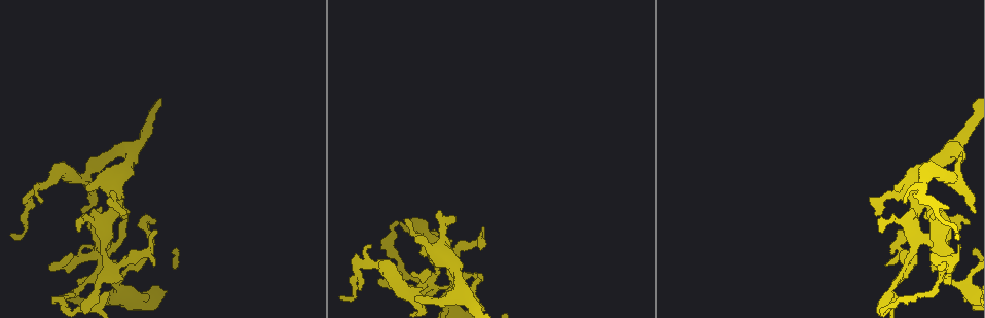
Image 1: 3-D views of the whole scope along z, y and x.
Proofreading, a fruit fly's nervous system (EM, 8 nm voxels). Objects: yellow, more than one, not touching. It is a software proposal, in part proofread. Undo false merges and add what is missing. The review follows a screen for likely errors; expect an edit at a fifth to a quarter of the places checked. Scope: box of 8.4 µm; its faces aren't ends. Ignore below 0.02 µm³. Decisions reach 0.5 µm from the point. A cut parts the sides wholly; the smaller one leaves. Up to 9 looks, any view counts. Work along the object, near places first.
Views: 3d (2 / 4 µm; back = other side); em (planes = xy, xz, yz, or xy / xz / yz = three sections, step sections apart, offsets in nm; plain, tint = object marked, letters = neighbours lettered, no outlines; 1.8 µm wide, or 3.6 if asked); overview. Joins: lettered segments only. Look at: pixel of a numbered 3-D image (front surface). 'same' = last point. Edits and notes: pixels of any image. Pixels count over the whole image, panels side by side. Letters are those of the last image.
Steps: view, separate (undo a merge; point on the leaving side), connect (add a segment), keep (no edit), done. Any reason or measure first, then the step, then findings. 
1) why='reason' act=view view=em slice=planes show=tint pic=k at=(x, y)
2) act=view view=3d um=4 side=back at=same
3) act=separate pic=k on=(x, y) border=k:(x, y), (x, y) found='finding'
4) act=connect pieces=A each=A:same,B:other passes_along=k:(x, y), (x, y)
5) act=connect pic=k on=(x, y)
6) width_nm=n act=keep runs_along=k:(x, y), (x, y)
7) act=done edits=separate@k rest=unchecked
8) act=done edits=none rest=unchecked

act=view view=3d um=2 pic=1 at=(94, 297)

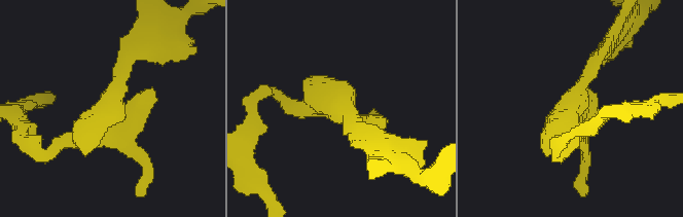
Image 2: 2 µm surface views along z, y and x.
act=view view=em slice=yz step=16 show=tint pic=2 at=(342, 108)

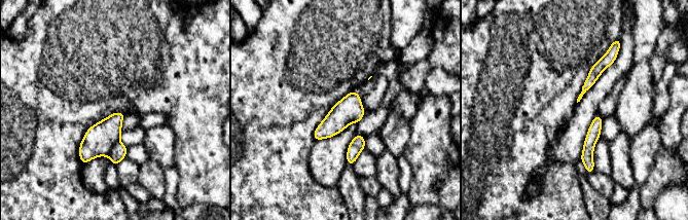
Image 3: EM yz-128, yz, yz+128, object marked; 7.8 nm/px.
act=view view=em slice=planes show=letters at=same

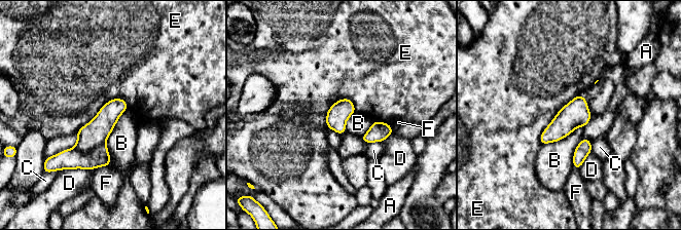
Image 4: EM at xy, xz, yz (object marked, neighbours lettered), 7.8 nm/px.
width_nm=170 act=keep each=A:other,B:other,C:other,D:other,E:other,F:other border=4:(127, 107), (106, 141), (108, 166) found='all the same neuron'

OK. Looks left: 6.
why='an open end' act=view view=em um=3.6 slice=xz step=8 show=letters pic=1 at=(126, 214)

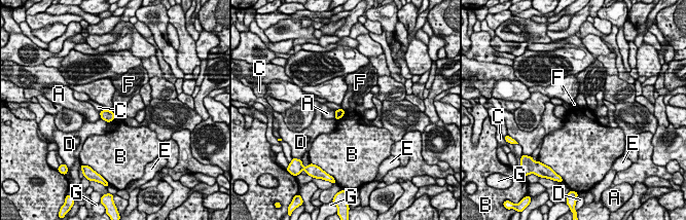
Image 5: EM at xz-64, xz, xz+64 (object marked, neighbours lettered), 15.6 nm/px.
why='cut it another way' act=view view=em um=3.6 slice=planes show=letters at=same

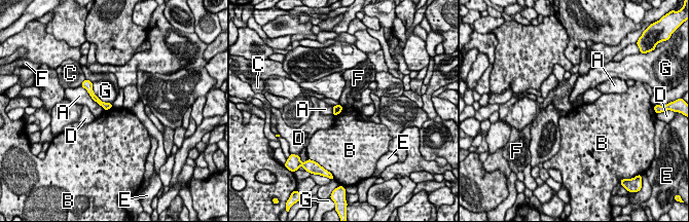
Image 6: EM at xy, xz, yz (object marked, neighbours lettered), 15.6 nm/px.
longest_contact=A:500nm act=keep each=A:other,B:other,C:other,D:other,E:other,F:other,G:other border=6:(342, 107), (335, 116) found='none of them fits'

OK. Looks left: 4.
act=view view=3d um=2 pic=1 at=(943, 255)

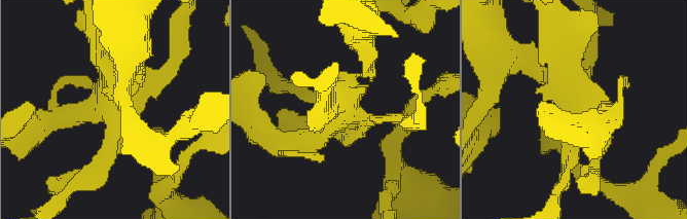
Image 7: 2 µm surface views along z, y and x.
act=view view=em slice=xz step=16 show=tint pic=7 at=(114, 103)

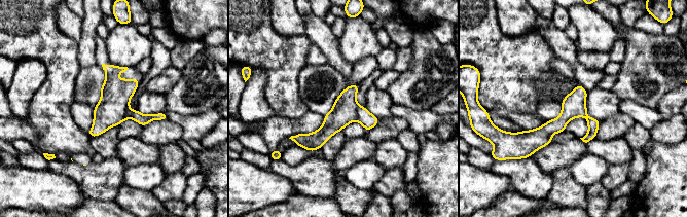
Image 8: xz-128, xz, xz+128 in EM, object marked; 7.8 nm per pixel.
why='cut it another way' act=view view=em slice=planes show=letters at=same

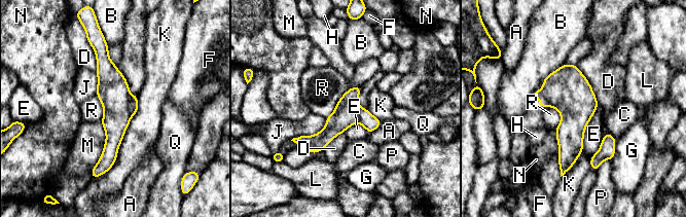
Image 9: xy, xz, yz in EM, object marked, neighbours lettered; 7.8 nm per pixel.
act=keep each=A:other,B:other,C:other,D:other,E:other,F:other,G:other,H:other,J:other,K:other,L:other,M:other,N:other,P:other,Q:other,R:other border=9:(359, 85), (350, 87), (326, 117) found='one neuron here'

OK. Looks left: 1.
act=done edits=none rest=unchecked

